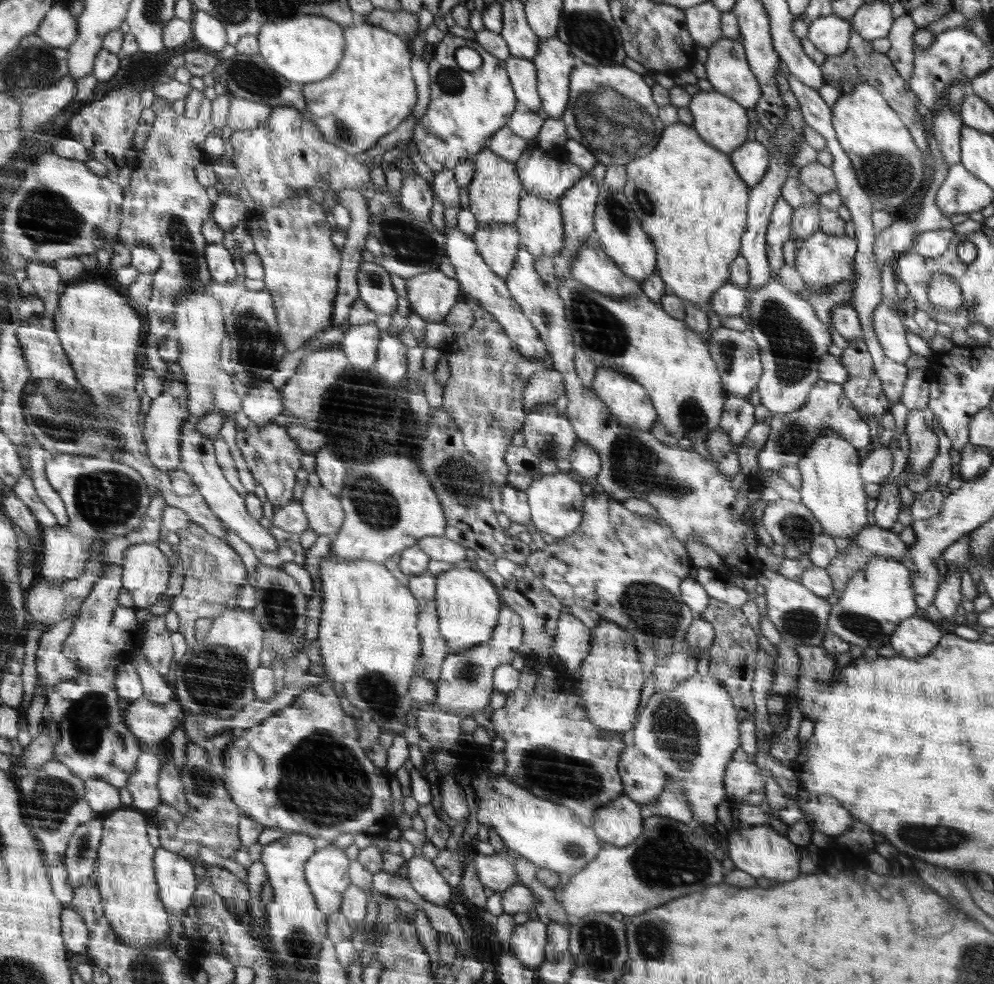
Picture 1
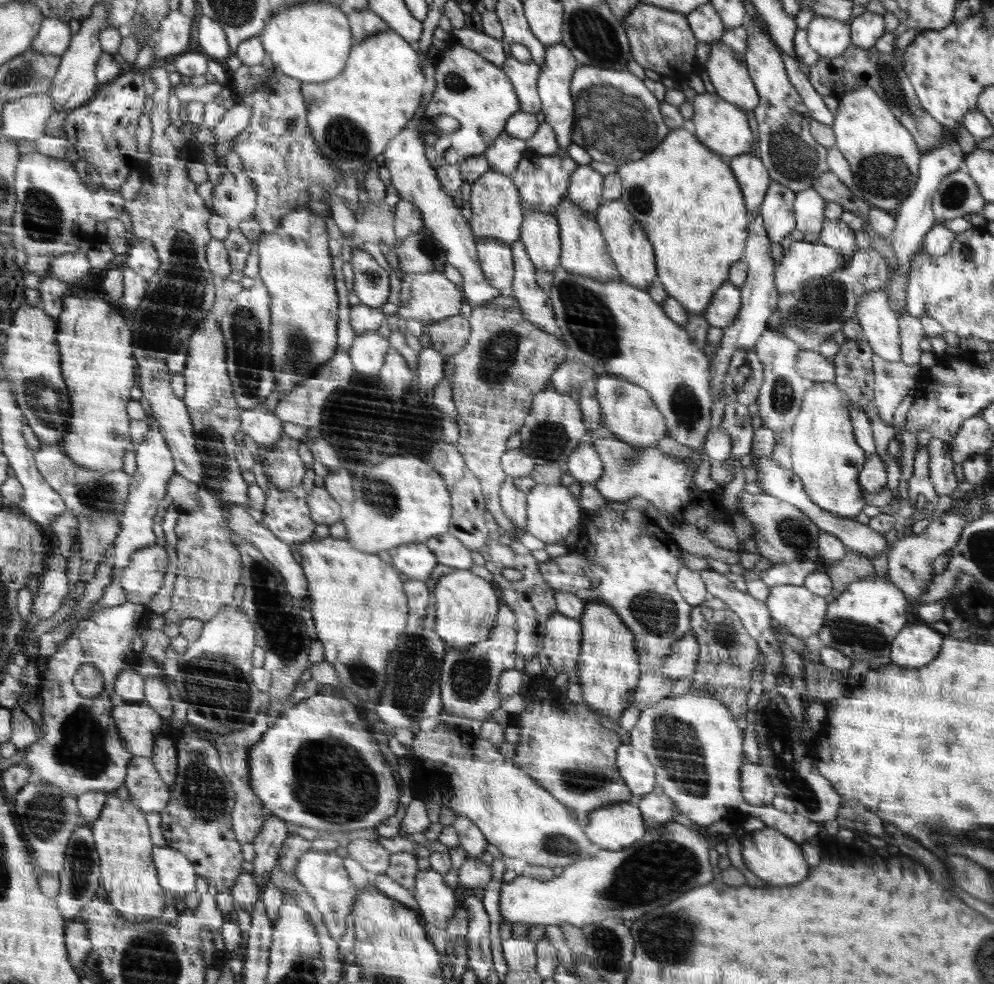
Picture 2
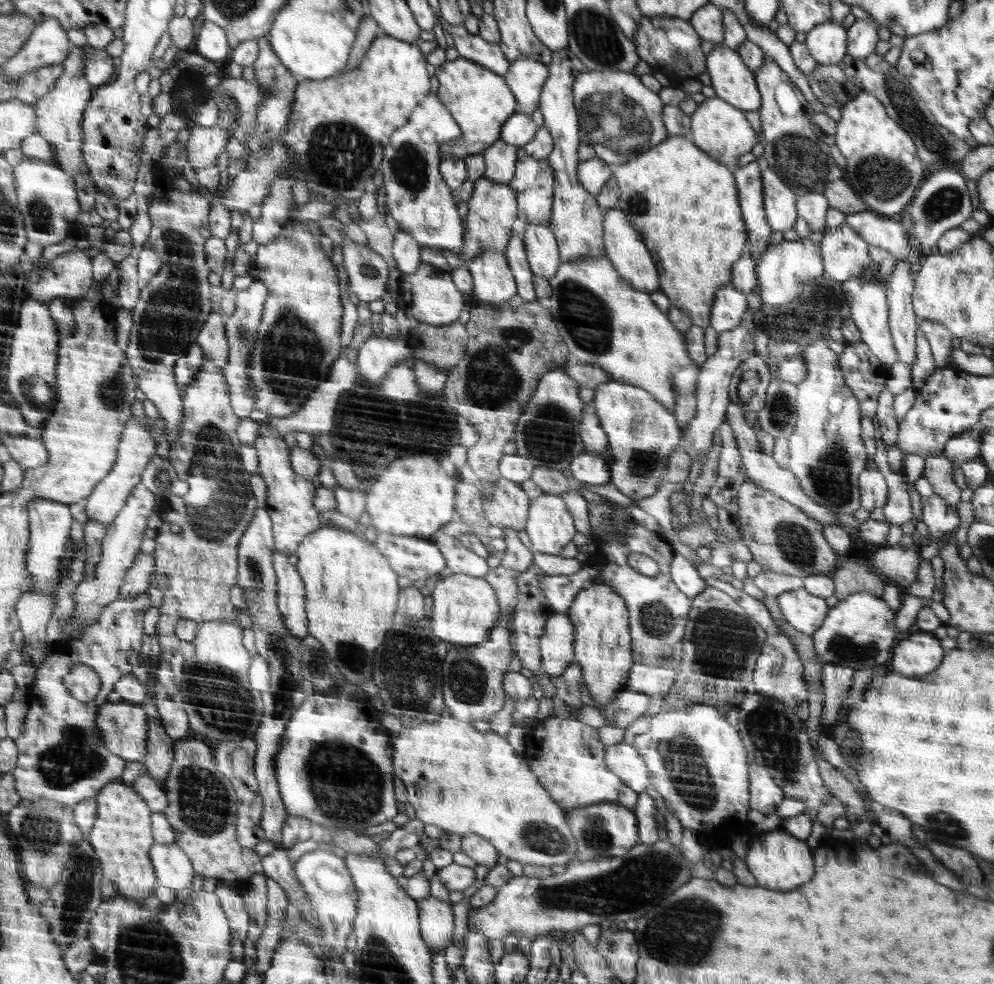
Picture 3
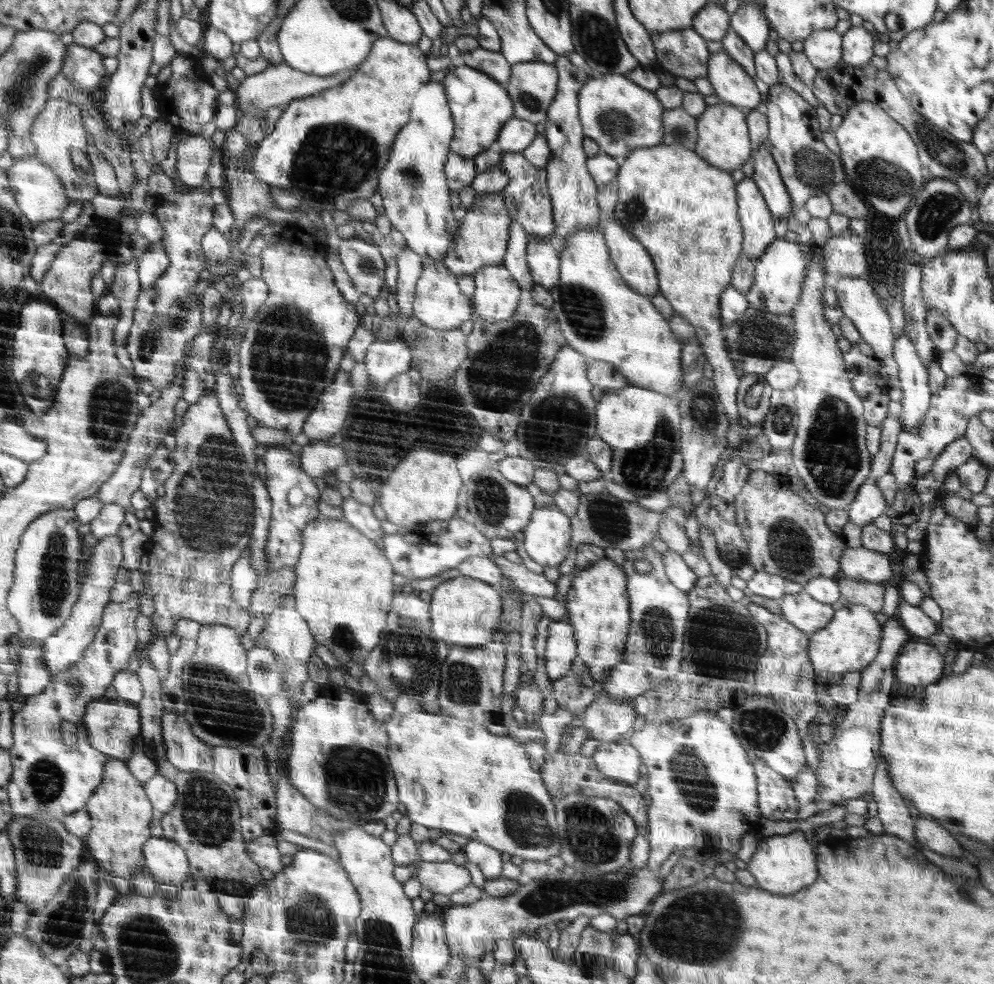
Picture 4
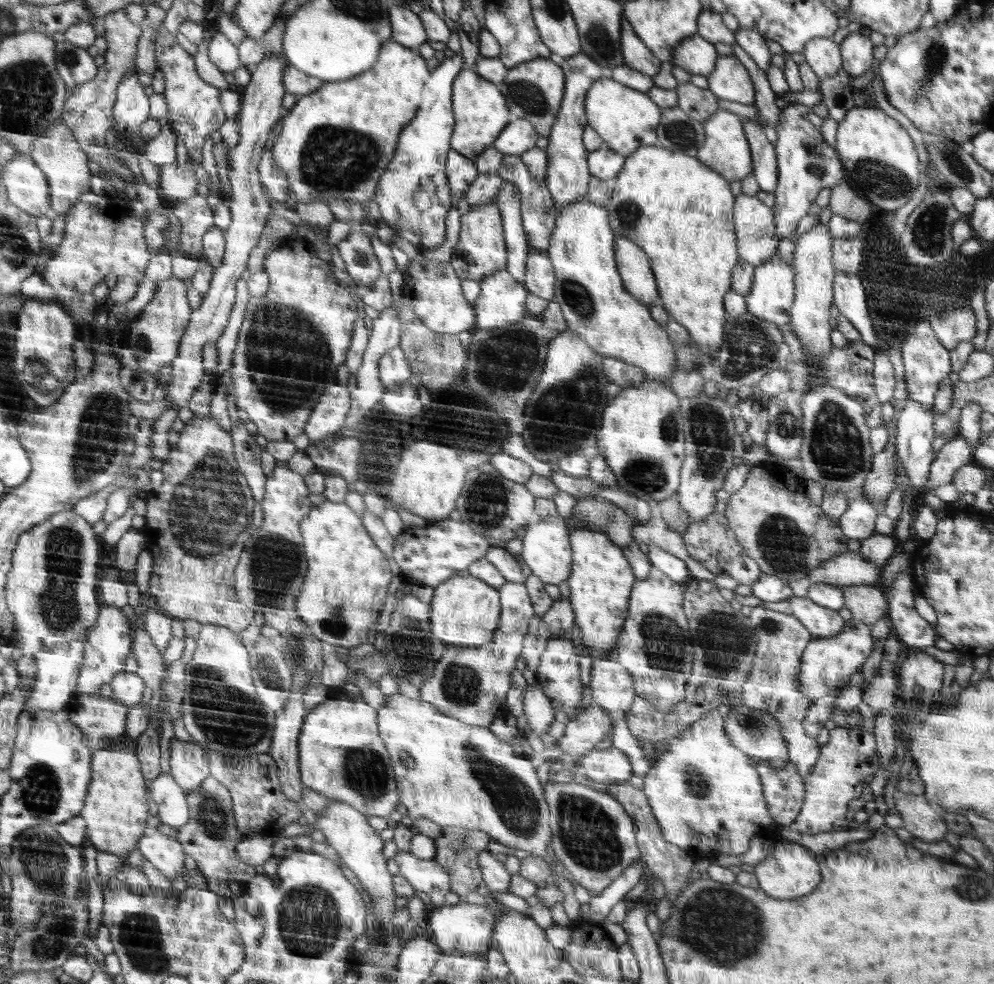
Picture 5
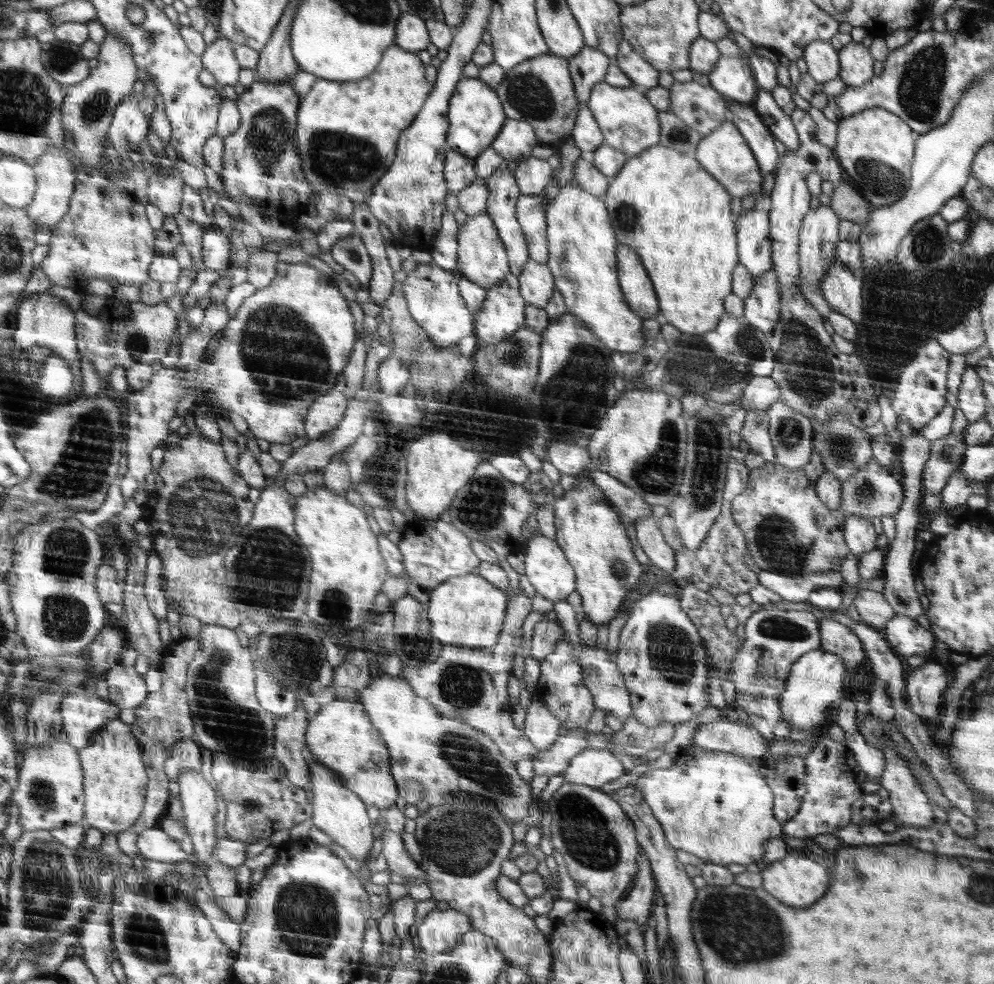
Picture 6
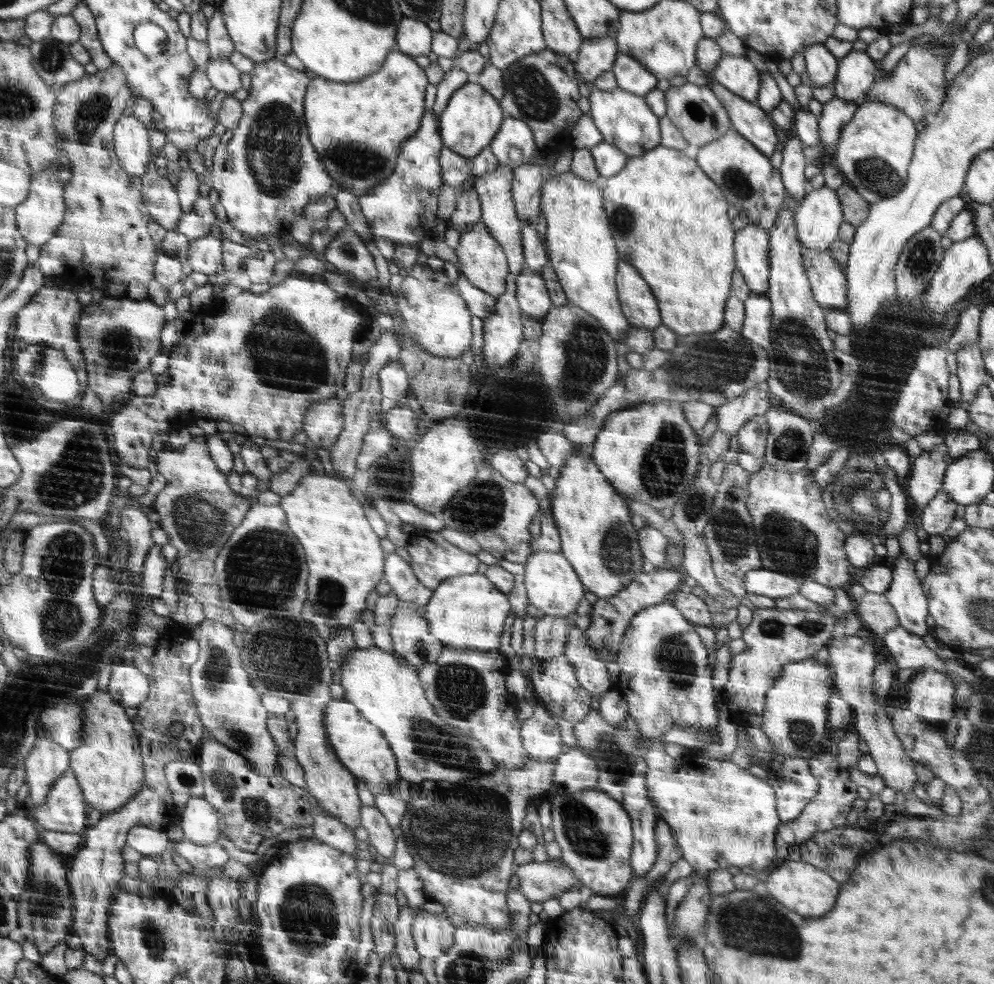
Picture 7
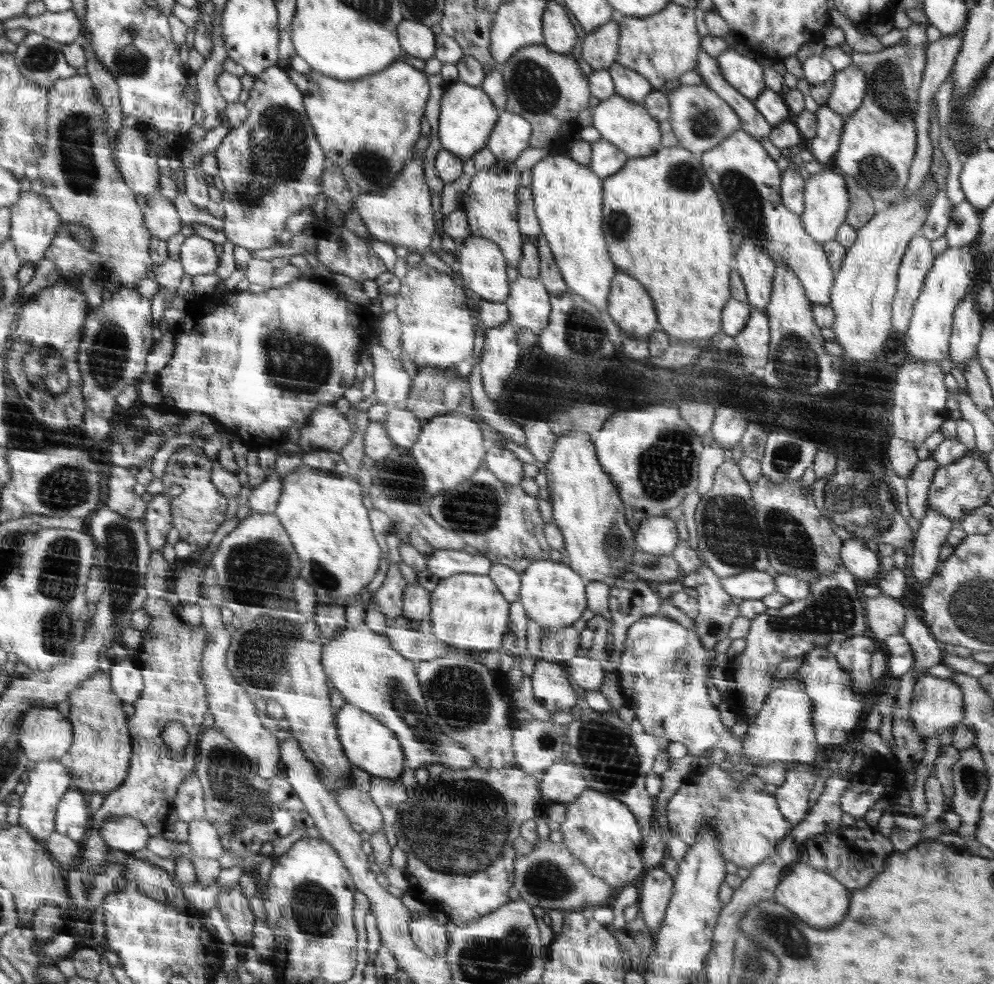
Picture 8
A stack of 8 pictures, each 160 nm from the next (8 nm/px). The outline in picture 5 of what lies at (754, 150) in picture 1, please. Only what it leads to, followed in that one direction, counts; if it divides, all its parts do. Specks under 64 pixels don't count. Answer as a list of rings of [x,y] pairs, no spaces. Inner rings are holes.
[[[742,193],[734,207],[737,224],[739,258],[754,267],[767,261],[777,250],[779,238],[775,235],[773,210],[757,197]]]

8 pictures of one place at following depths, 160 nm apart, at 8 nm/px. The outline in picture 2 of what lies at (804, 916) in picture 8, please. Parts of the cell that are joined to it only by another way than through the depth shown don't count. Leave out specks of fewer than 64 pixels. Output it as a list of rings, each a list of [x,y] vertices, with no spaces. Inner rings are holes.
[[[776,827],[750,831],[741,844],[744,866],[772,886],[796,884],[796,882],[802,882],[808,876],[808,864],[802,856],[800,846],[796,841],[790,840],[784,834],[781,834],[779,830],[776,830]]]

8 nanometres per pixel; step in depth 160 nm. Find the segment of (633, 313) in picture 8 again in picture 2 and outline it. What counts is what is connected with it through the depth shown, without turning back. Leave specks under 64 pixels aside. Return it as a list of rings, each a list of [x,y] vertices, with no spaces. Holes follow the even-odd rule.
[[[620,199],[602,202],[597,208],[596,219],[608,241],[609,252],[618,272],[621,273],[622,280],[641,289],[650,286],[652,280],[656,278],[653,246],[625,203]]]

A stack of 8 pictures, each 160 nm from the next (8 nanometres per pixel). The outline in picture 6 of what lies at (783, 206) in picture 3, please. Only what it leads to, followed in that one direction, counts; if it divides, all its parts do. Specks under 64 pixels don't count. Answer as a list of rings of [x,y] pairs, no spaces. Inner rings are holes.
[[[728,103],[727,110],[728,119],[737,125],[750,148],[753,148],[757,160],[760,161],[763,177],[764,174],[770,174],[778,160],[778,152],[774,148],[774,136],[770,134],[771,129],[752,106],[742,108],[740,103]]]

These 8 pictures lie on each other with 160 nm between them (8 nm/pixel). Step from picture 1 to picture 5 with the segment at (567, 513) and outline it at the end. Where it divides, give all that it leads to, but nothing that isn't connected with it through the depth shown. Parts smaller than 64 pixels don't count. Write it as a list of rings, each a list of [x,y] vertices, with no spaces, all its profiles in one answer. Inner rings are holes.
[[[560,516],[539,518],[534,524],[527,525],[525,531],[525,536],[521,538],[523,549],[520,555],[526,561],[532,575],[539,576],[545,584],[558,585],[568,580],[573,566],[573,549],[566,530],[566,520]]]

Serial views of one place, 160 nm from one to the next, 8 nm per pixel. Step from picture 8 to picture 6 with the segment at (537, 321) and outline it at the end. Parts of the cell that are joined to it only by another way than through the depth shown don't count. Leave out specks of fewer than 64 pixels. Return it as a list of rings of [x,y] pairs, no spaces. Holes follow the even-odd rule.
[[[530,259],[520,276],[520,291],[526,304],[544,308],[553,298],[555,290],[556,278],[549,265]]]

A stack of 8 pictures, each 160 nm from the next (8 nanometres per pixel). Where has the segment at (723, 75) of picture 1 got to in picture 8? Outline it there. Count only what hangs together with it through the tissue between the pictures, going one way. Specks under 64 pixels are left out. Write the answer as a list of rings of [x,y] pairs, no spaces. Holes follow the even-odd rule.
[[[734,48],[724,51],[716,59],[725,79],[746,97],[754,100],[766,88],[762,68]]]

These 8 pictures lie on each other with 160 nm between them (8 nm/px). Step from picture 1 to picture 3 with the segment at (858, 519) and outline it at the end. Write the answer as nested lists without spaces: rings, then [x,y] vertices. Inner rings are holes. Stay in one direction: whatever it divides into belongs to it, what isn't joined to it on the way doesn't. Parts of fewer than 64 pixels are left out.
[[[820,338],[810,343],[801,354],[806,363],[806,378],[797,385],[797,422],[793,434],[790,435],[790,461],[788,468],[796,475],[804,492],[818,504],[825,506],[835,514],[855,514],[860,508],[860,476],[866,468],[865,444],[861,438],[860,401],[854,397],[845,381],[844,370],[841,369],[841,356],[830,350],[827,341]]]

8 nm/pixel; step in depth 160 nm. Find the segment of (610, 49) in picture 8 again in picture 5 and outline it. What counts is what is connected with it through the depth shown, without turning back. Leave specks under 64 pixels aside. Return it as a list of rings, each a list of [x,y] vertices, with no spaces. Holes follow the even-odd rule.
[[[585,54],[566,57],[559,63],[565,71],[565,96],[556,123],[547,136],[549,143],[545,151],[549,155],[549,168],[544,180],[558,208],[588,195],[589,180],[593,176],[588,165],[590,152],[584,143],[584,130],[588,123],[585,103],[589,88],[606,72],[598,61]]]

